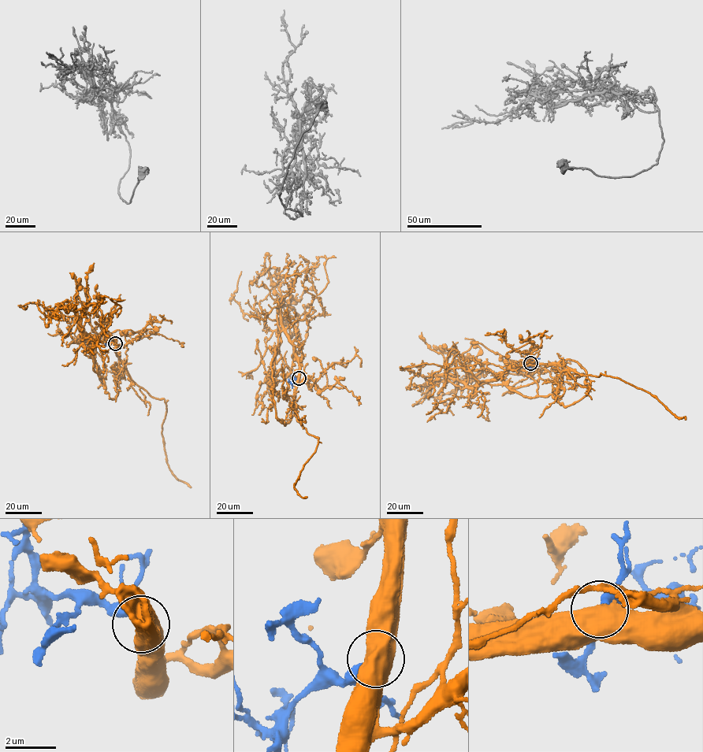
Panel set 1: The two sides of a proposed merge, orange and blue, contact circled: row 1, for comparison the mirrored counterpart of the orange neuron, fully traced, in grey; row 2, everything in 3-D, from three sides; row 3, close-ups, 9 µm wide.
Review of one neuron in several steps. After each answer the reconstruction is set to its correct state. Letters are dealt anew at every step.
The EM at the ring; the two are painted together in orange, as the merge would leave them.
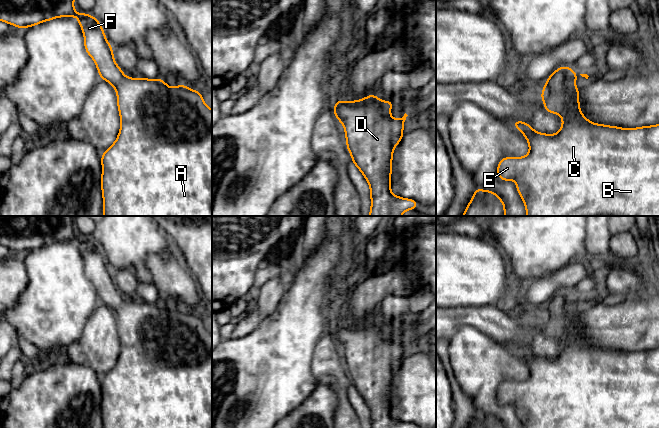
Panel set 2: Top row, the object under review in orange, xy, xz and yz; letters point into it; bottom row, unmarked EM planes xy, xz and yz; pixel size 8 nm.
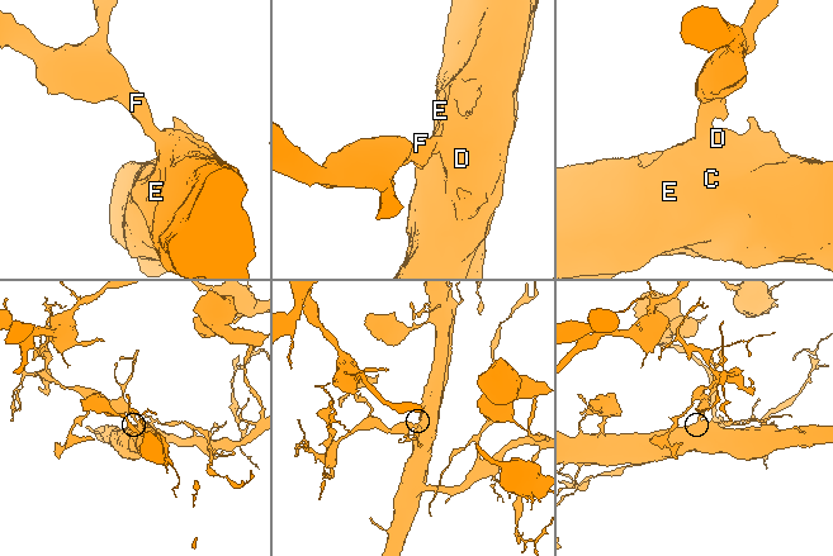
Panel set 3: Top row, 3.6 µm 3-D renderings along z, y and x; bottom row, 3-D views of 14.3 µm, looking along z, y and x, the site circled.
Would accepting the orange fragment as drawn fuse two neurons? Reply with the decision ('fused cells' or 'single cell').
single cell

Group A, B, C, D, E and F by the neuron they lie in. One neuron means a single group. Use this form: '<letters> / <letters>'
A B C D E F

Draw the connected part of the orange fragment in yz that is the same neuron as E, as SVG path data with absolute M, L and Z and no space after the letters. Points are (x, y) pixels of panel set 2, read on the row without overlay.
M559 291L549 300L540 318L545 334L562 341L562 351L557 358L540 357L535 355L527 346L512 345L512 348L525 360L530 373L524 381L502 382L497 389L499 403L502 405L514 404L524 428L659 428L659 348L637 352L620 352L589 345L580 334L579 311L574 308L578 306L577 298L571 291Z

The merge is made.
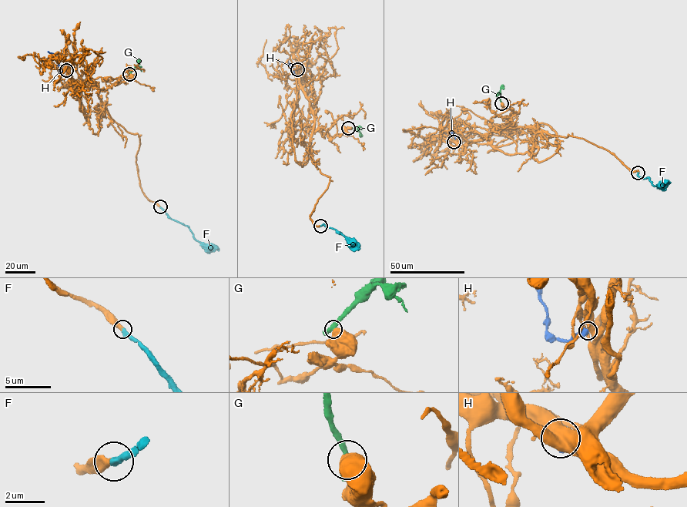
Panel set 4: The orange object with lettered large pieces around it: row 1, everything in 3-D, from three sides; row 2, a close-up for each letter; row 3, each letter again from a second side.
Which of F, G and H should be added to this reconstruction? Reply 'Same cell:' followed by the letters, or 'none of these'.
Same cell: F

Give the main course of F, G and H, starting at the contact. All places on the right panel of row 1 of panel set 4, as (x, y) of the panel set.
F: (638, 172), (637, 175), (643, 179), (649, 178), (654, 186), (667, 181)
G: (501, 103), (499, 95), (502, 84)
H: (454, 142), (458, 143), (454, 133), (439, 135)

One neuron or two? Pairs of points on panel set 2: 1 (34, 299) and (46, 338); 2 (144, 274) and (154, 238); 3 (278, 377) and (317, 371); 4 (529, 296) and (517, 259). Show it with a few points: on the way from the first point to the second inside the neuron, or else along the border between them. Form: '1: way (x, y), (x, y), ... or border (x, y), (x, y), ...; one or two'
1: way (44, 309), (46, 311), (46, 328); one
2: way (141, 265), (141, 251), (145, 247); one
3: border (313, 349), (311, 373), (317, 380); two
4: border (547, 275), (534, 278), (519, 285); two

